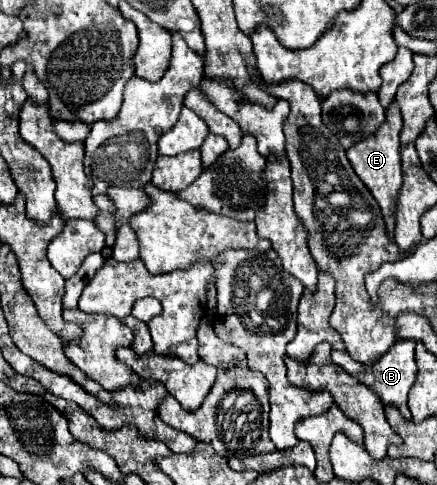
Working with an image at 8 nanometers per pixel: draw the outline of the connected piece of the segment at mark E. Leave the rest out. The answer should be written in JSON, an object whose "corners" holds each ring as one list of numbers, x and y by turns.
{"corners":[[392,102,386,108,386,120,384,124,368,138,356,142,352,148,346,150,346,156,354,168,354,172,360,176,360,180,368,186,368,190,372,192,372,196,378,200,384,220,386,220,386,228,388,234,392,238,394,234,394,210,396,210,396,200,398,200,398,192,400,192,400,184,402,184,402,168,400,168,400,132,402,132,402,116,400,116,400,108,396,102]]}

